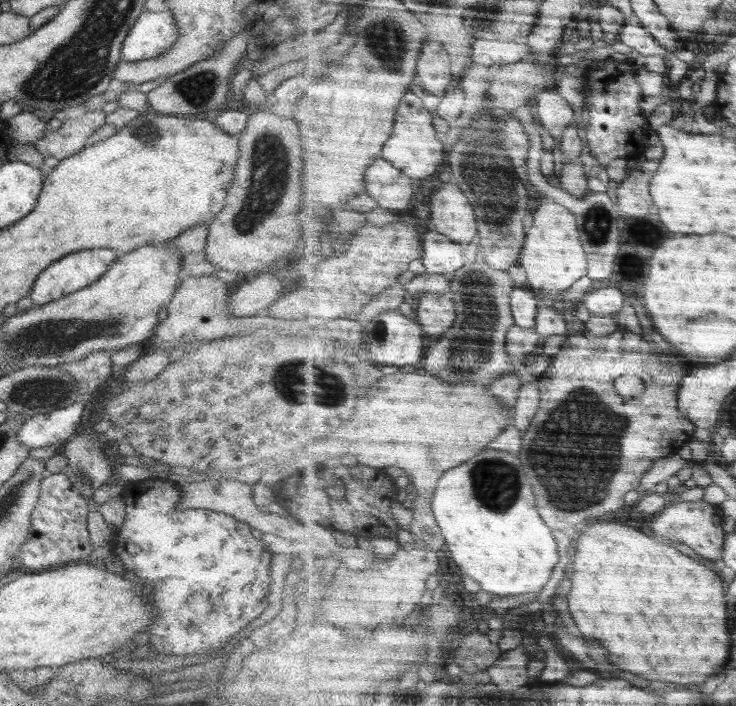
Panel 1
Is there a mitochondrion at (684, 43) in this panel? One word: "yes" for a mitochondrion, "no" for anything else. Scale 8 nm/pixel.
no

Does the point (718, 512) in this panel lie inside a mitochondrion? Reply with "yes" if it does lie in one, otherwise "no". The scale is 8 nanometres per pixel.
no

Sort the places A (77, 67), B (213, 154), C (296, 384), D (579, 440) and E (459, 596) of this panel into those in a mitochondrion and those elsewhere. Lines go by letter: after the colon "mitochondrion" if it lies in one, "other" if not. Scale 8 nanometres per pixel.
A: mitochondrion
B: other
C: mitochondrion
D: mitochondrion
E: other

